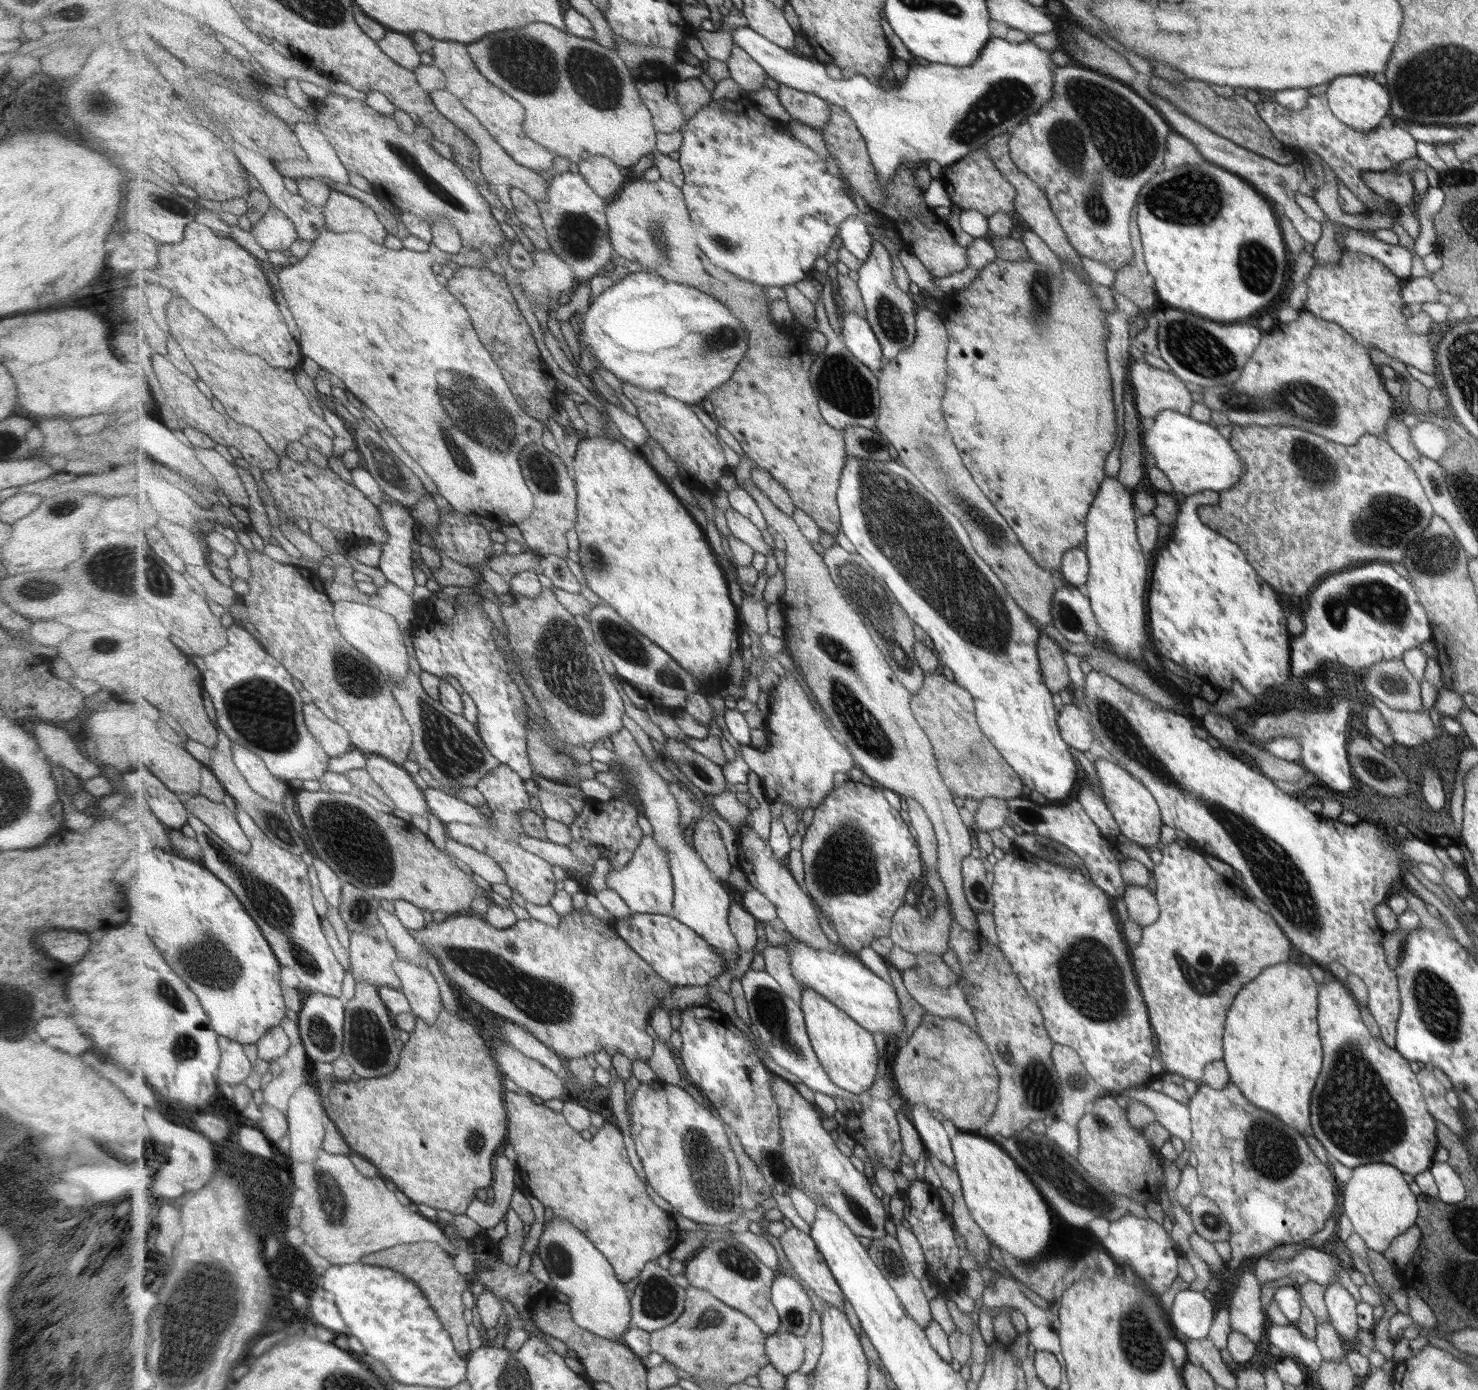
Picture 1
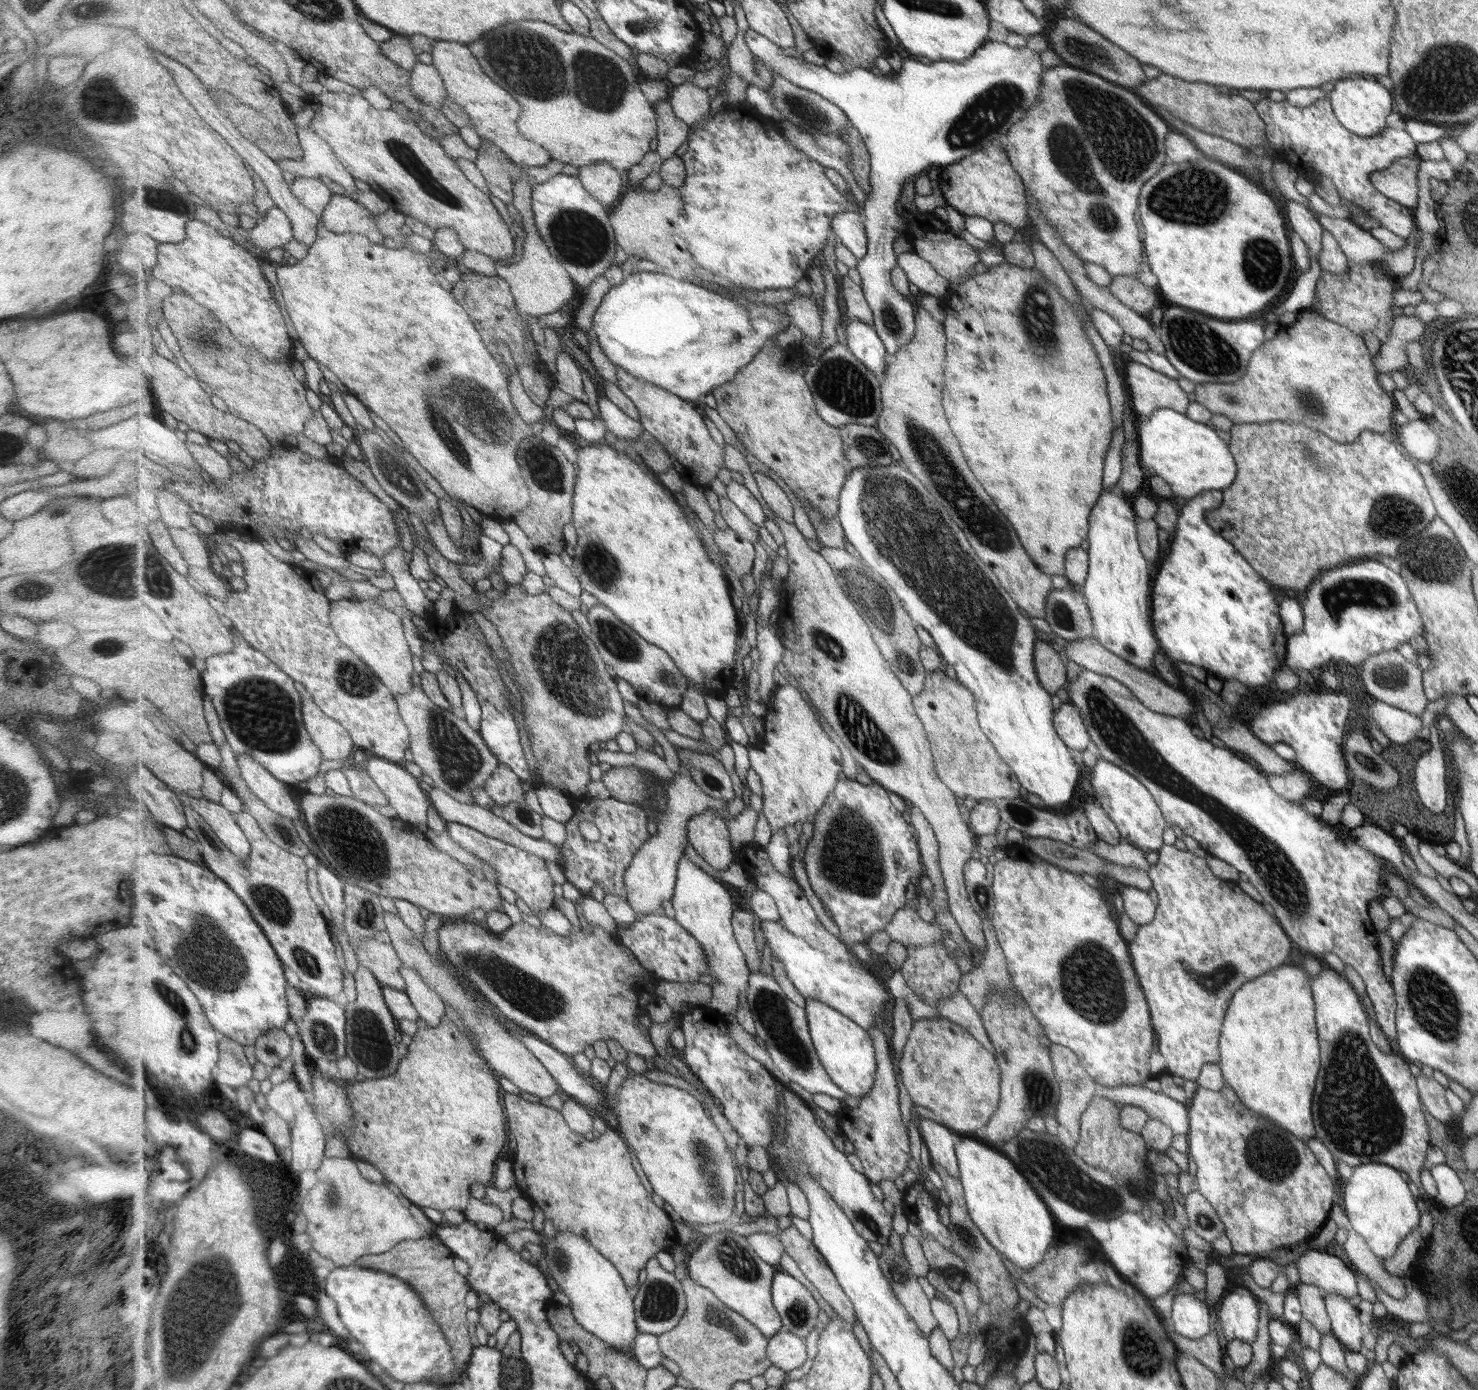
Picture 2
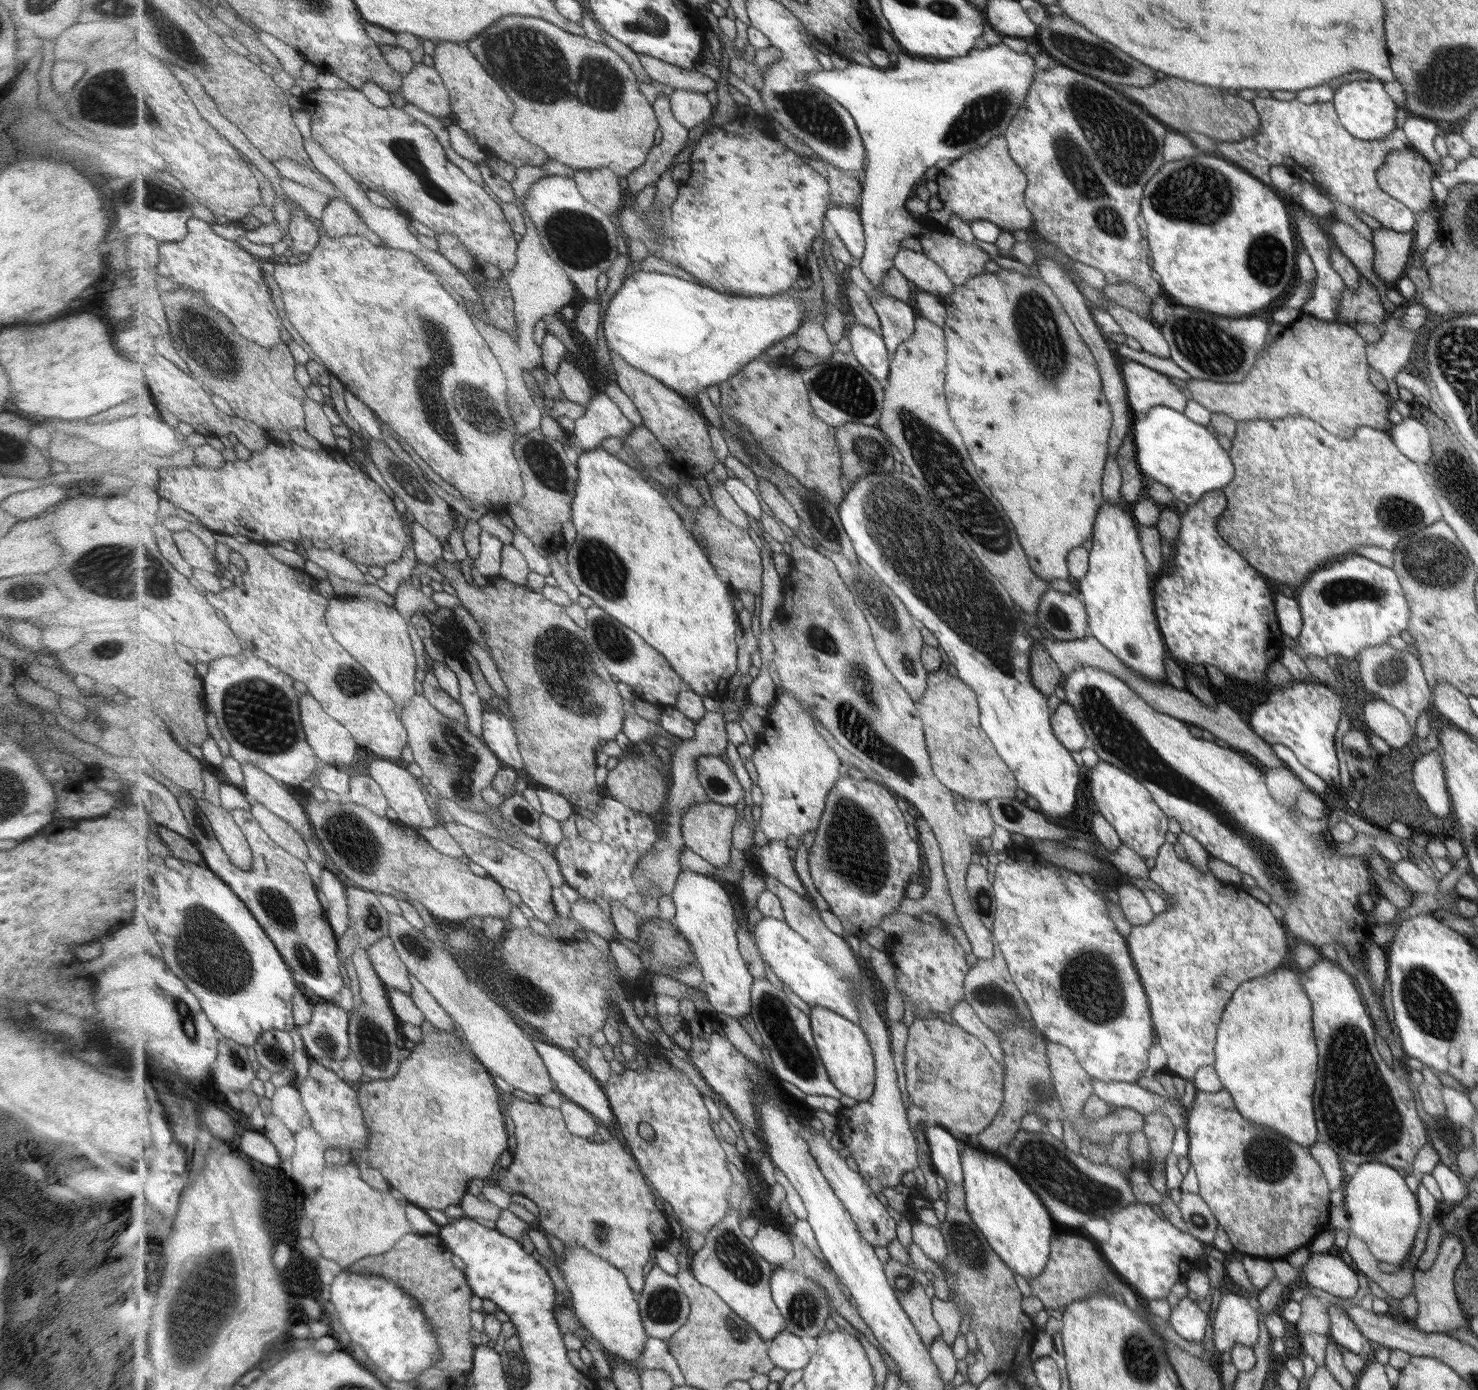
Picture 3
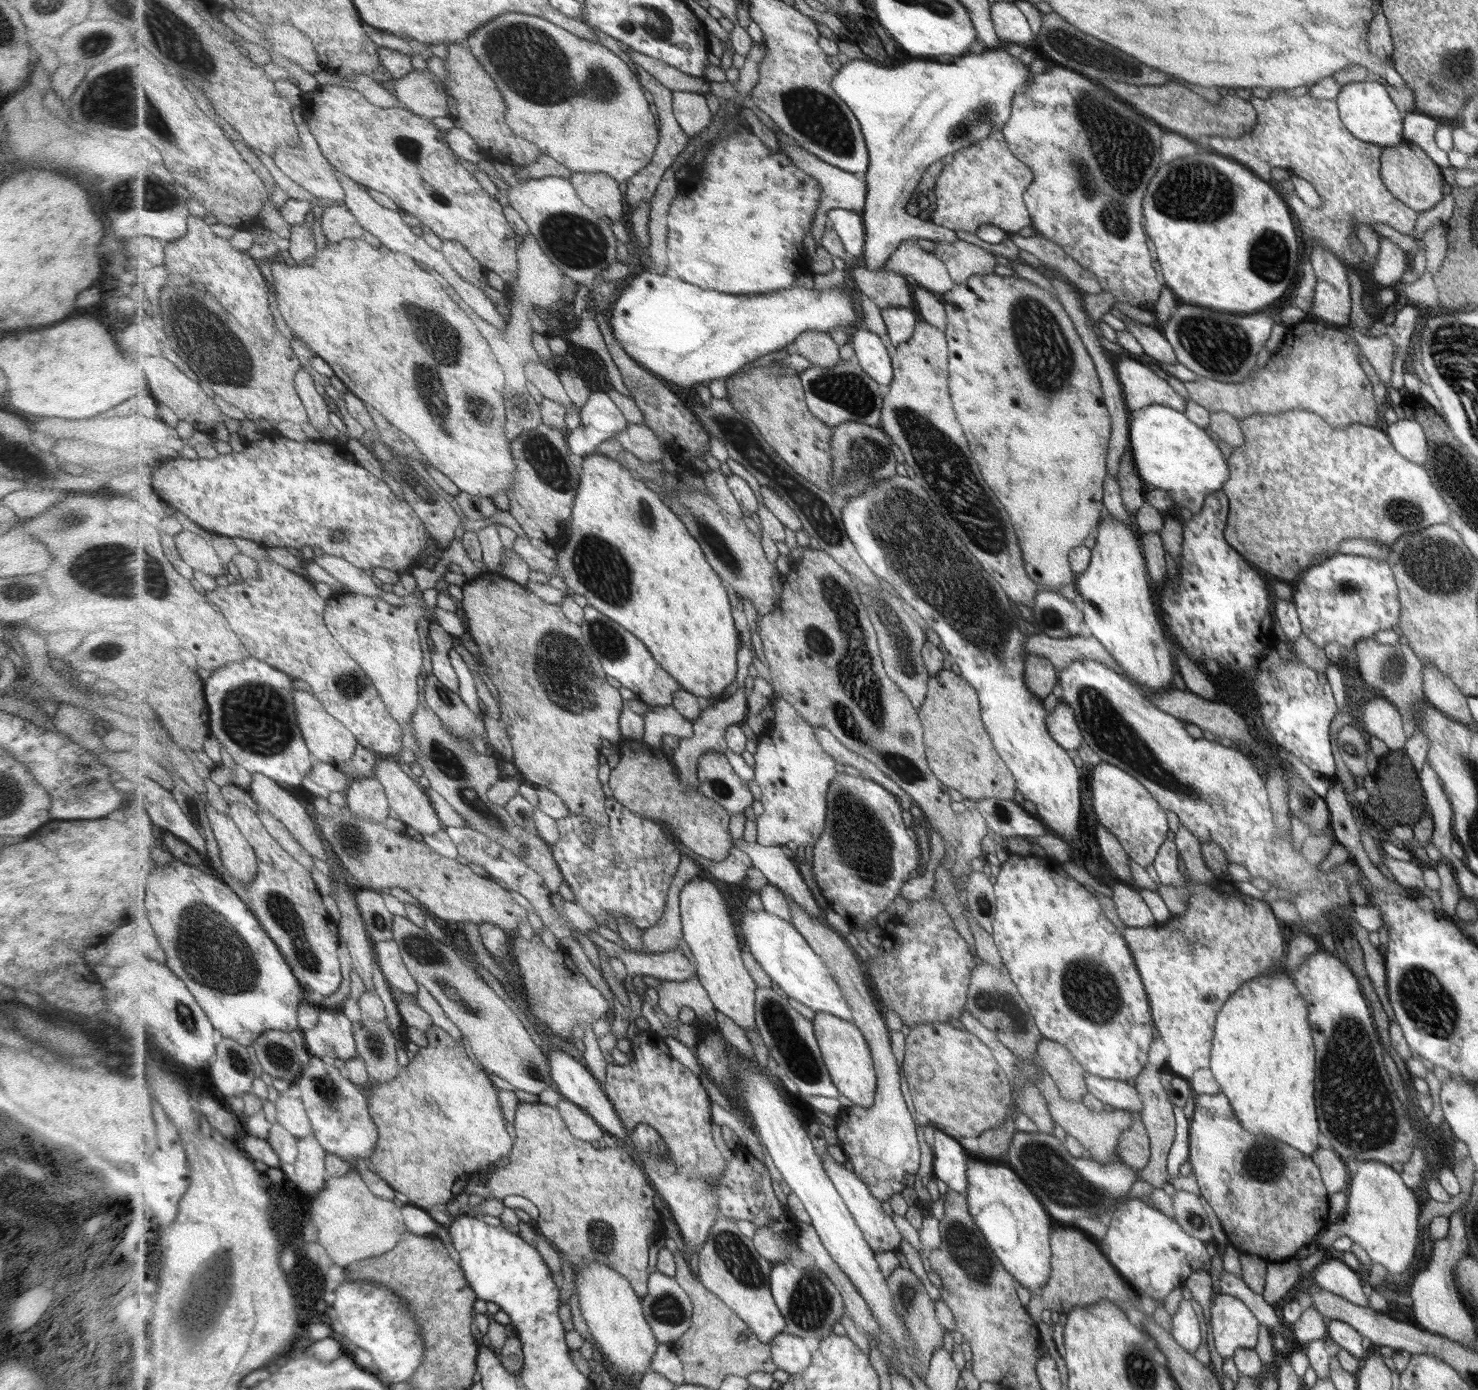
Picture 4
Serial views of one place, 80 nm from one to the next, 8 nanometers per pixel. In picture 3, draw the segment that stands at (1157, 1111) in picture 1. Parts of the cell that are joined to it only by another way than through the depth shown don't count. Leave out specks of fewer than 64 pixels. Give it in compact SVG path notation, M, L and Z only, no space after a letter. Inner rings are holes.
M1091 1078L1092 1094L1116 1107L1133 1109L1140 1115L1151 1114L1160 1108L1175 1129L1184 1126L1185 1115L1167 1098L1152 1093L1135 1083L1099 1082Z

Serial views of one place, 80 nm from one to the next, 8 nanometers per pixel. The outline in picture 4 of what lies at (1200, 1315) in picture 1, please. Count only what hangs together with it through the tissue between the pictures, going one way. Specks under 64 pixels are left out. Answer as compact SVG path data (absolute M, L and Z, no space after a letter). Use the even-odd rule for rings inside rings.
M1181 1299L1176 1312L1172 1315L1169 1333L1173 1340L1188 1353L1195 1352L1201 1342L1199 1320L1191 1309L1188 1300Z

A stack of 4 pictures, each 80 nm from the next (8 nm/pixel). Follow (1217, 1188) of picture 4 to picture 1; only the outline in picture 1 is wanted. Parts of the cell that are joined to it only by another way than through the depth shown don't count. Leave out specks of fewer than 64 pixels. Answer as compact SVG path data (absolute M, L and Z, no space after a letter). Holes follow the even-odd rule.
M1229 1081L1221 1090L1199 1084L1187 1104L1190 1114L1191 1138L1188 1144L1196 1156L1203 1195L1210 1198L1222 1211L1231 1226L1228 1240L1231 1253L1229 1266L1239 1266L1248 1257L1261 1254L1283 1244L1297 1244L1311 1238L1331 1218L1335 1206L1331 1172L1307 1148L1305 1140L1279 1117L1249 1102L1238 1086Z

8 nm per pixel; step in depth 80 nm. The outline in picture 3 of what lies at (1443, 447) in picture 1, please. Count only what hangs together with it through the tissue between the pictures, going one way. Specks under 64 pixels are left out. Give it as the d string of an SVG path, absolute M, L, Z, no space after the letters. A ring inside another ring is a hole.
M1404 418L1391 426L1391 438L1398 450L1410 459L1410 462L1419 462L1425 465L1431 456L1429 447L1429 432L1413 418Z

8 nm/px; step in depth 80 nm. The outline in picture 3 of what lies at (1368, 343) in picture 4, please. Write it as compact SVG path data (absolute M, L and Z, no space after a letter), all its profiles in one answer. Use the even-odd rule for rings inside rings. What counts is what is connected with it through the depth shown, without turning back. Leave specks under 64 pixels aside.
M1387 318L1379 341L1373 344L1367 343L1366 346L1371 368L1385 378L1387 394L1394 401L1399 399L1394 376L1409 362L1409 354L1411 354L1416 332L1402 327L1400 319Z

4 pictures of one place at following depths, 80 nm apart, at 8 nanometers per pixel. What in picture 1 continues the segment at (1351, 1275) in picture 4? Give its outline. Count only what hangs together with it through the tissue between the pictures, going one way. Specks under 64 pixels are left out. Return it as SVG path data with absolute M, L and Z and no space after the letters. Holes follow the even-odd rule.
M1306 1247L1297 1251L1289 1259L1258 1257L1253 1270L1260 1286L1269 1281L1279 1280L1279 1278L1291 1278L1293 1286L1296 1287L1304 1282L1313 1281L1325 1288L1328 1282L1335 1280L1340 1272L1341 1284L1355 1298L1356 1303L1361 1301L1358 1287L1339 1266L1339 1261L1334 1256L1320 1251L1319 1248Z

